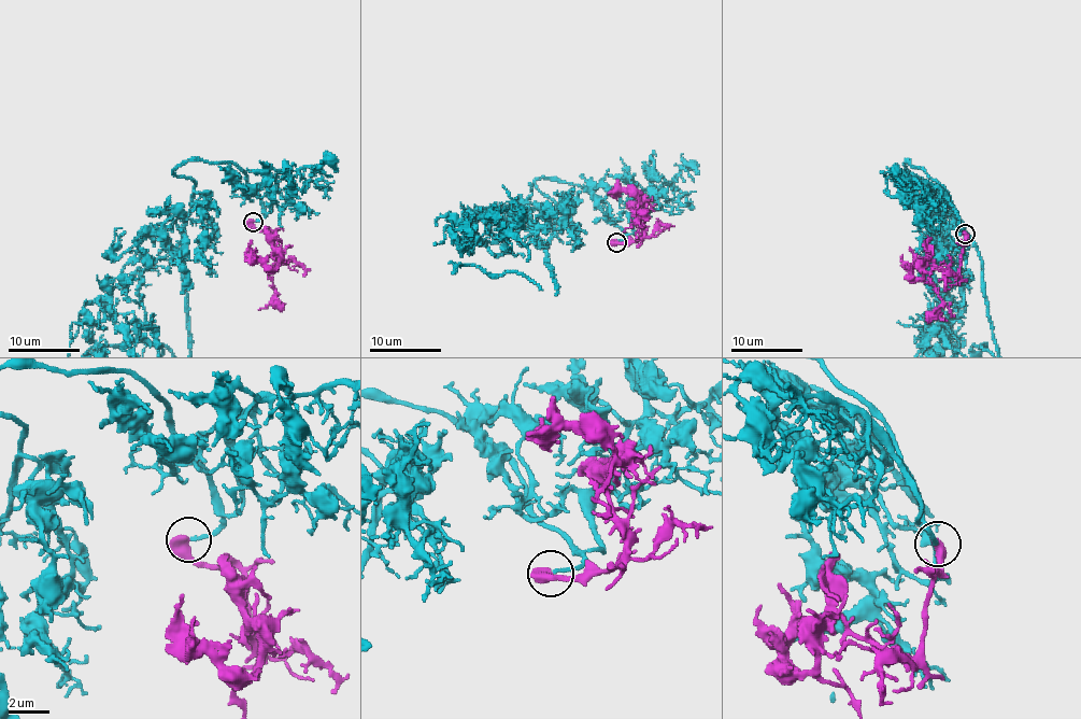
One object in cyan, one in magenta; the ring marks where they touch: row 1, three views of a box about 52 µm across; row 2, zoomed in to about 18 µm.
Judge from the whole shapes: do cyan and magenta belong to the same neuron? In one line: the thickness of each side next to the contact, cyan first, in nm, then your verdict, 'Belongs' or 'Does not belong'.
Thickness 180 nm (cyan) against 600 nm. Belongs

